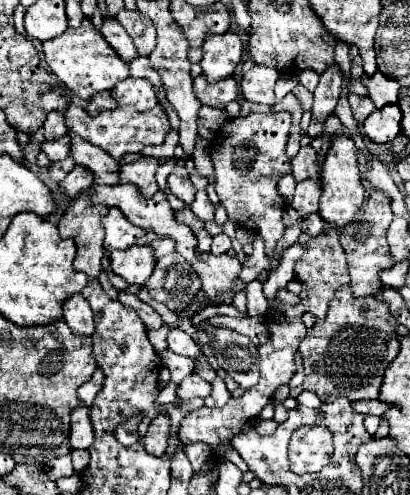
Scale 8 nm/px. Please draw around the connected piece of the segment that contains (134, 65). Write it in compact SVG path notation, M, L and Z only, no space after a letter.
M136 57L136 59L130 63L130 77L144 77L144 79L152 81L156 93L158 93L160 87L162 87L160 75L154 71L154 67L150 65L150 61L148 61L146 57Z

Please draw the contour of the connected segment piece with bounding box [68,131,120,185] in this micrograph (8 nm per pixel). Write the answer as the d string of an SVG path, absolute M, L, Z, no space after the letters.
M68 131L70 135L70 157L76 165L86 167L94 173L94 183L98 185L116 185L118 183L118 165L112 157L104 155L100 147L90 145L88 141L82 141L74 131Z

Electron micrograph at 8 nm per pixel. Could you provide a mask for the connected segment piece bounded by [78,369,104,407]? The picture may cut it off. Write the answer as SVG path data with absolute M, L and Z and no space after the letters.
M96 369L94 375L92 375L92 379L78 389L78 397L80 397L80 403L82 403L84 407L92 407L92 401L94 401L94 397L96 397L96 393L100 391L102 381L104 381L104 375L102 375L100 369Z

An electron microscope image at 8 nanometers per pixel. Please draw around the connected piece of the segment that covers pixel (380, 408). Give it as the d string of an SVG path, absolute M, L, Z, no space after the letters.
M374 399L374 401L364 401L364 403L356 401L356 403L352 403L352 407L354 407L354 411L356 411L356 413L382 417L382 415L384 415L384 411L388 411L392 405L388 405L388 403L382 403L382 401L378 401L378 399Z

